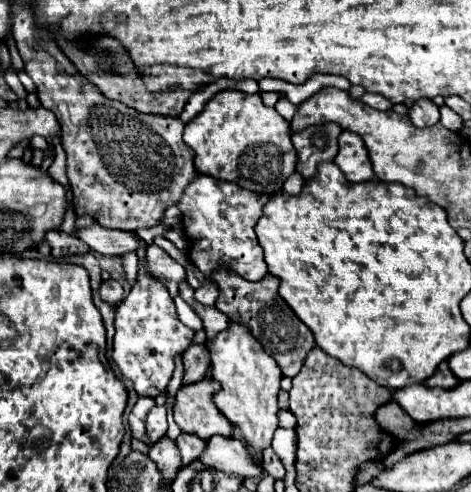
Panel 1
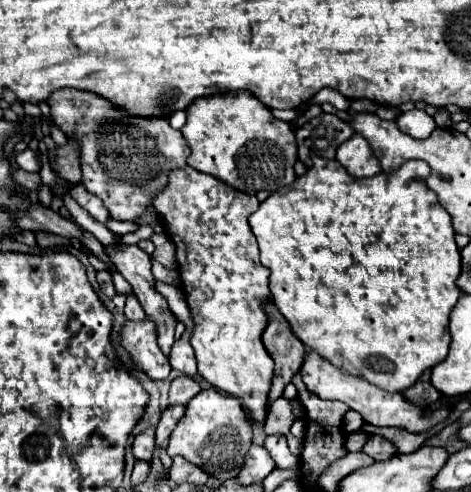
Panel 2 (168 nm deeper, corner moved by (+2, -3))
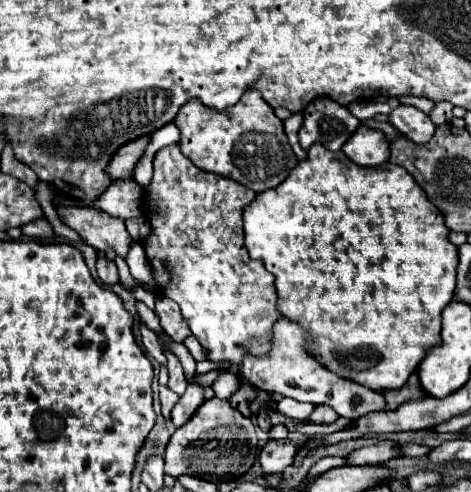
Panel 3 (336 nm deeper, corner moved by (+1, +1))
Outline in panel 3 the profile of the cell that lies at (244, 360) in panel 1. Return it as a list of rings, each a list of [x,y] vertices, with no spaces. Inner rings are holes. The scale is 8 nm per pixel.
[[[168,145],[154,157],[154,177],[142,199],[142,211],[152,225],[152,235],[144,241],[144,251],[152,265],[154,279],[162,293],[180,305],[192,335],[206,351],[206,359],[218,365],[230,363],[232,367],[240,367],[248,355],[266,355],[270,351],[272,327],[282,317],[276,305],[274,275],[266,271],[262,261],[250,259],[244,245],[242,215],[254,197],[256,193],[244,185],[198,169],[182,155],[178,145]]]

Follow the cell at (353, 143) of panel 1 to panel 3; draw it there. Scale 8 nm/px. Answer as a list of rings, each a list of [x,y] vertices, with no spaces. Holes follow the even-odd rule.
[[[360,125],[356,133],[344,143],[342,153],[360,167],[378,167],[388,161],[390,149],[382,131]]]

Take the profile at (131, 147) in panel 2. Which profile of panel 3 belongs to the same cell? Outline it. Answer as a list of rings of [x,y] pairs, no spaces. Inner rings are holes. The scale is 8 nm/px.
[[[138,137],[134,141],[124,143],[122,147],[118,147],[118,151],[112,155],[110,163],[106,165],[106,175],[116,181],[116,179],[130,179],[134,175],[134,169],[138,165],[138,161],[142,159],[146,147],[150,143],[150,137]]]

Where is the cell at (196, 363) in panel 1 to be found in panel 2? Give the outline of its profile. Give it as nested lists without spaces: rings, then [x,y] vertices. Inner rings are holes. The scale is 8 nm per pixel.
[[[177,377],[173,379],[171,383],[171,389],[169,389],[169,403],[181,403],[181,405],[187,405],[197,393],[201,391],[199,383],[191,377]]]

